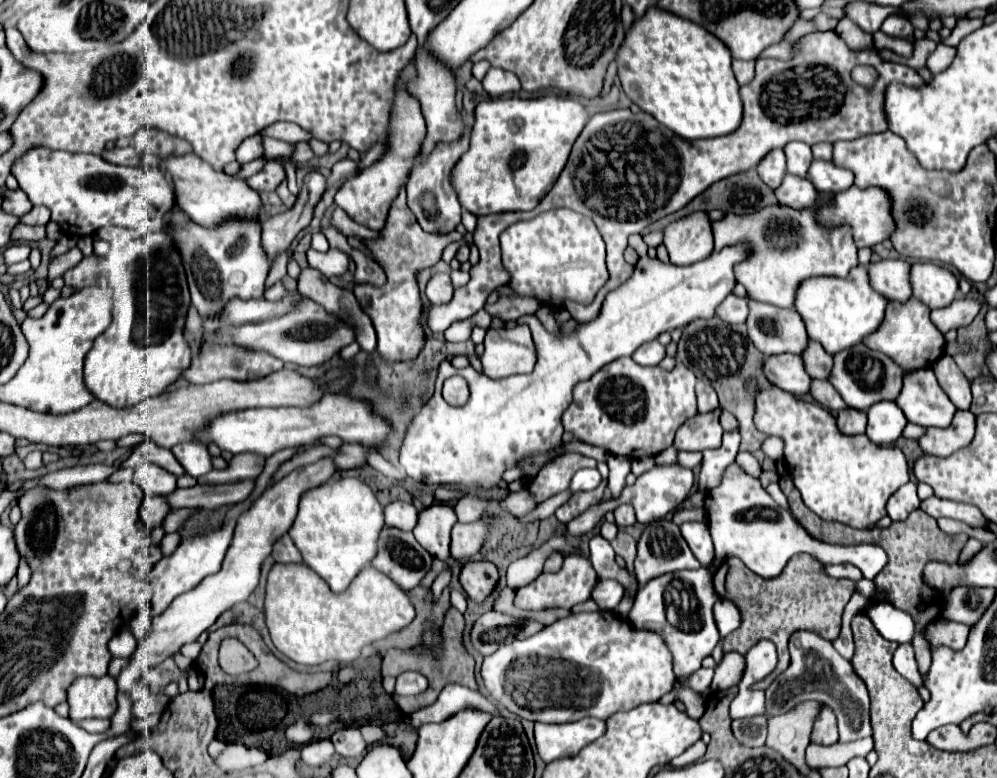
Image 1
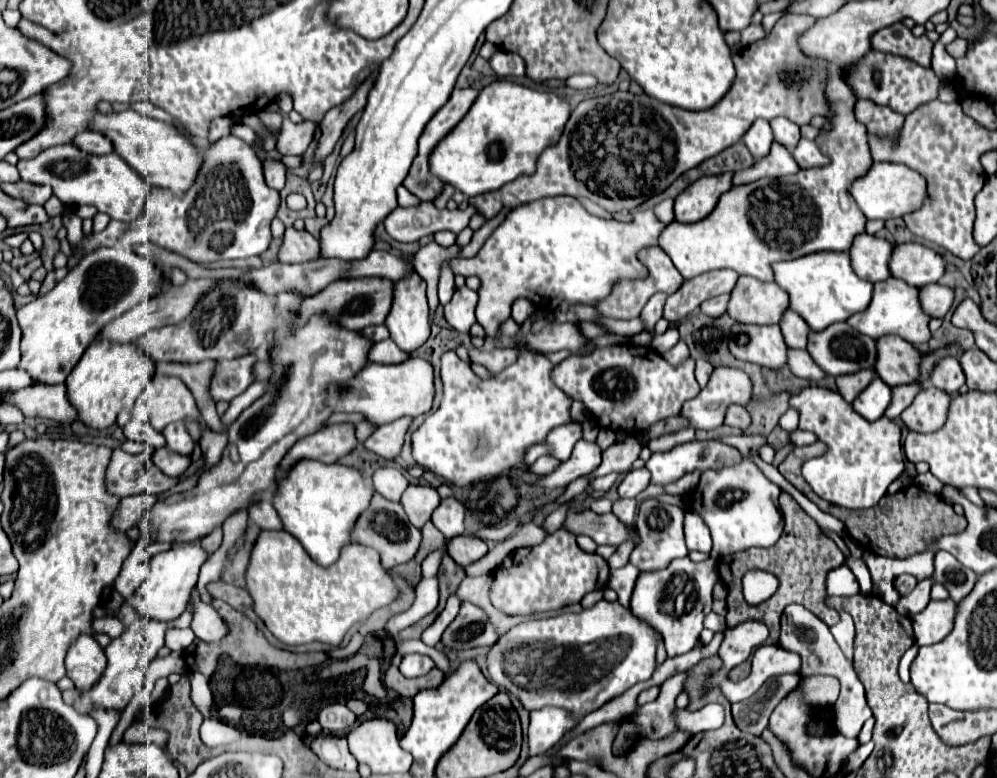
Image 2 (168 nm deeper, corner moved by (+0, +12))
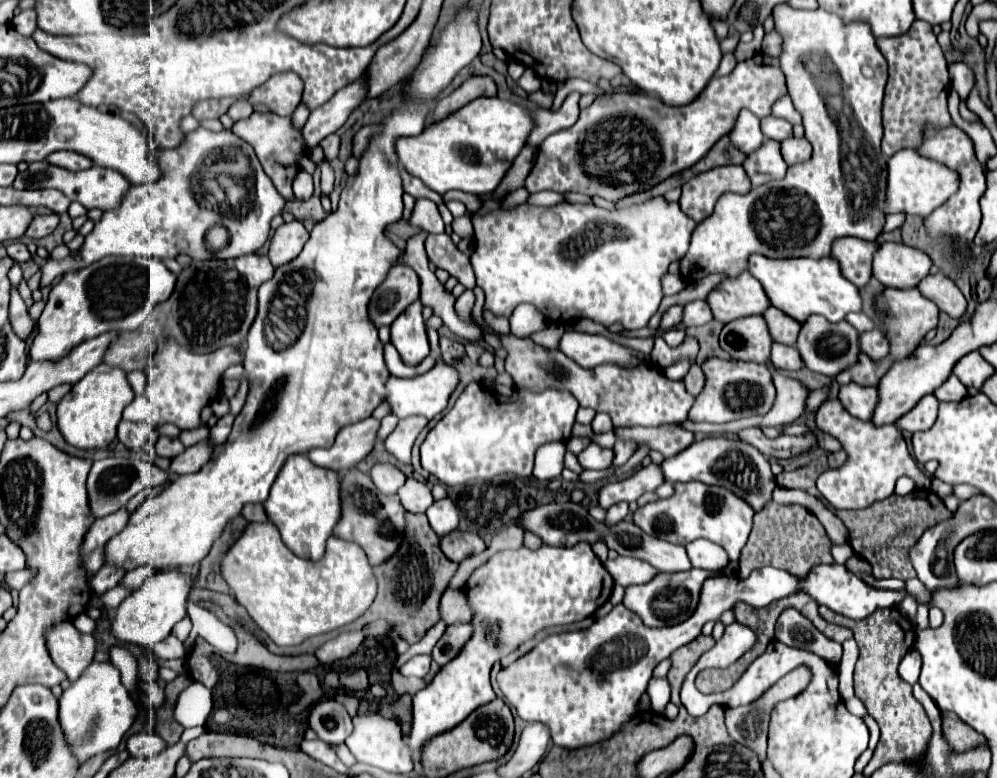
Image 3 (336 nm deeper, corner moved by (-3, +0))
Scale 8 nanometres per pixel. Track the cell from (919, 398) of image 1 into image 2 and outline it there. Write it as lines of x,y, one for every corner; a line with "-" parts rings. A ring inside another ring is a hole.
886,336
878,340
878,360
876,372
888,386
904,386
920,380
922,352
904,344
898,336

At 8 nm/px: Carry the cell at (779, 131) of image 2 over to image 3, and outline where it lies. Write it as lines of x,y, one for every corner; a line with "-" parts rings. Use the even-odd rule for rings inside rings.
765,116
765,118
761,120
761,130
763,130
765,138
773,138
773,140
777,140
777,142
793,136
791,124
789,124
787,120
775,118
775,116

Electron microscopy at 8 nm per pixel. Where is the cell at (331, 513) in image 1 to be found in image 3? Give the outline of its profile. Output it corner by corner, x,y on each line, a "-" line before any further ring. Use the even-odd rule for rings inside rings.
295,454
283,464
269,498
263,502
267,518
277,526
285,546
301,558
319,560
325,552
325,542
333,534
333,526
341,516
339,480
329,468
319,468
305,454

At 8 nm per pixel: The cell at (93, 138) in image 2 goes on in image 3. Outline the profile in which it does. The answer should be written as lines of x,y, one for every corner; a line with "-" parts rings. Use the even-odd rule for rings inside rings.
53,152
47,156
47,162
69,168
69,170
87,170
93,166
93,162
89,158
85,158
77,152

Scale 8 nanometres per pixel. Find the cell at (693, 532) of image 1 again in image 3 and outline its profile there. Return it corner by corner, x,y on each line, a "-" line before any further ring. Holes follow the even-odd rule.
693,540
685,548
687,548
693,568
701,568
701,570
709,570
709,572
723,572
723,568
729,564
727,552
715,542

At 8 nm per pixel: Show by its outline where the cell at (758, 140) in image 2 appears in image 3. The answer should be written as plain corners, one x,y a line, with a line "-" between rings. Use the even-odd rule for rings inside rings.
743,108
735,120
735,128
731,128
731,132
729,132
729,140
735,148
739,148
745,154
755,152
765,140
763,132
759,128
759,118
753,112

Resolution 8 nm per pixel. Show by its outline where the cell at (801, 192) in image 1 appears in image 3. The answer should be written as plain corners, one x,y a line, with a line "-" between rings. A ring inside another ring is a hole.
765,140
759,152
751,152
743,162
753,186
759,186
769,180
779,180
787,172
787,164
781,156
781,146
777,140

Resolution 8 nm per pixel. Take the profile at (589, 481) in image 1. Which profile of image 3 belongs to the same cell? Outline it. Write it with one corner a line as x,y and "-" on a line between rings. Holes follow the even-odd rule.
591,442
579,454
579,462
585,470
605,470
613,462
613,450
611,448
601,448
599,444

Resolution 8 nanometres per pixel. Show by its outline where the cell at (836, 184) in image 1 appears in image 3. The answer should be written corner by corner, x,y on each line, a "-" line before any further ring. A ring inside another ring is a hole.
795,136
791,140
783,140
781,142
781,156
789,166
805,162
811,158
811,144
805,138
795,138

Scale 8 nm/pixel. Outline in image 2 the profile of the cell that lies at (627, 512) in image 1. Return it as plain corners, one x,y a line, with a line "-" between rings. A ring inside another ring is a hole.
640,468
640,470
630,470
624,474
620,486
618,486
618,494
620,498
636,498
646,486
650,484
650,472

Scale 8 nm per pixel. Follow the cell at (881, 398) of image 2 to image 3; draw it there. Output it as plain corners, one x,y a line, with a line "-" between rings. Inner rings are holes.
847,384
839,388
839,400
845,406
845,410
859,418
859,420
871,420
873,410
877,406
877,388
875,386
859,386
859,384

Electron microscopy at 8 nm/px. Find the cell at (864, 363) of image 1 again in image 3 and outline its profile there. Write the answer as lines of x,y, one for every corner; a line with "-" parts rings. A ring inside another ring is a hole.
809,316
807,324
801,324
799,340
795,342
795,346
809,370
825,376
837,376
841,370
857,362
859,332
855,332
855,328
851,328
851,324
845,320
841,320
839,324
831,324
829,320
823,320
823,316

